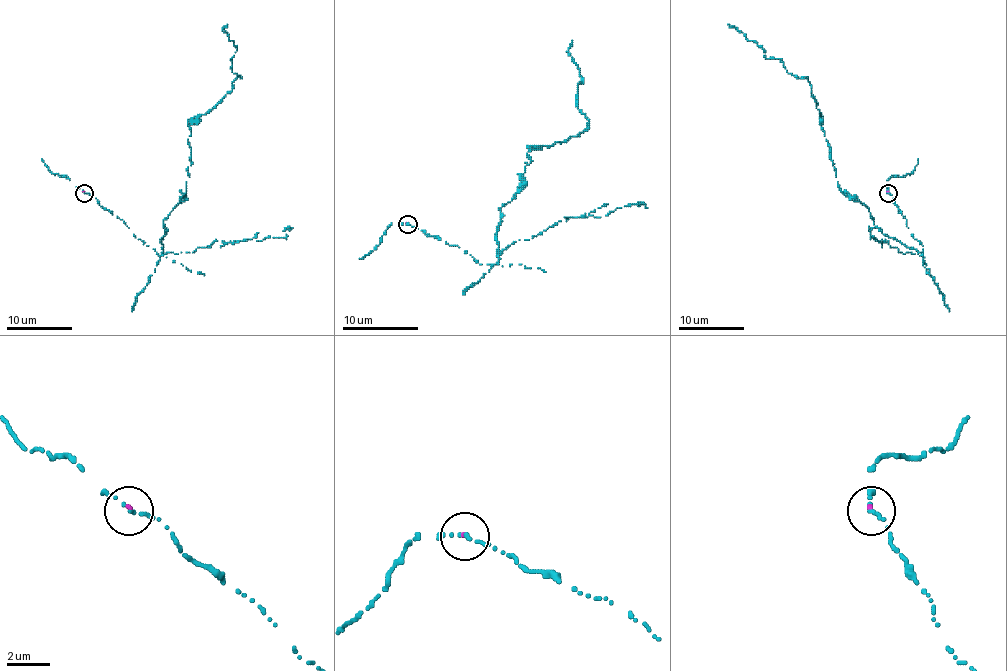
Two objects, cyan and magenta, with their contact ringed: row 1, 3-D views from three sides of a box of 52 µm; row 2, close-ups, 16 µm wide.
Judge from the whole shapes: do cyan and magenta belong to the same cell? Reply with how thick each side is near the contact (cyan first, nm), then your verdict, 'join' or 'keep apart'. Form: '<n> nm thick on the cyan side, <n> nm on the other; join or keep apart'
180 nm thick on the cyan side, 140 nm on the other; keep apart

